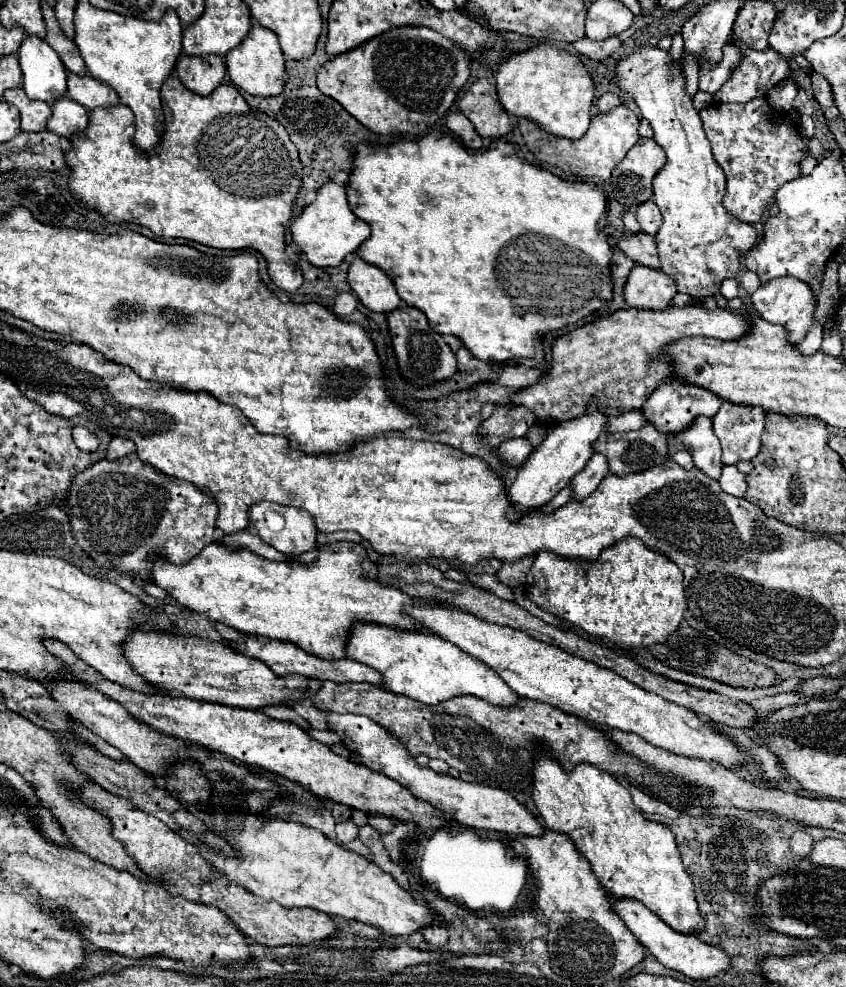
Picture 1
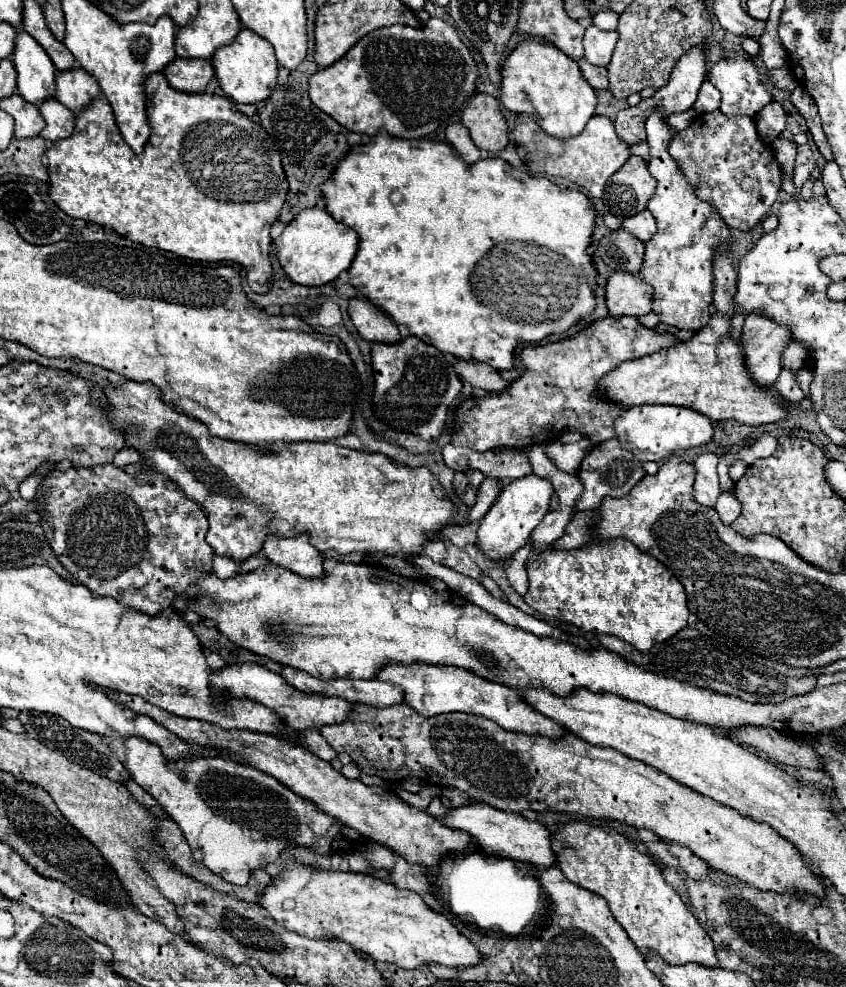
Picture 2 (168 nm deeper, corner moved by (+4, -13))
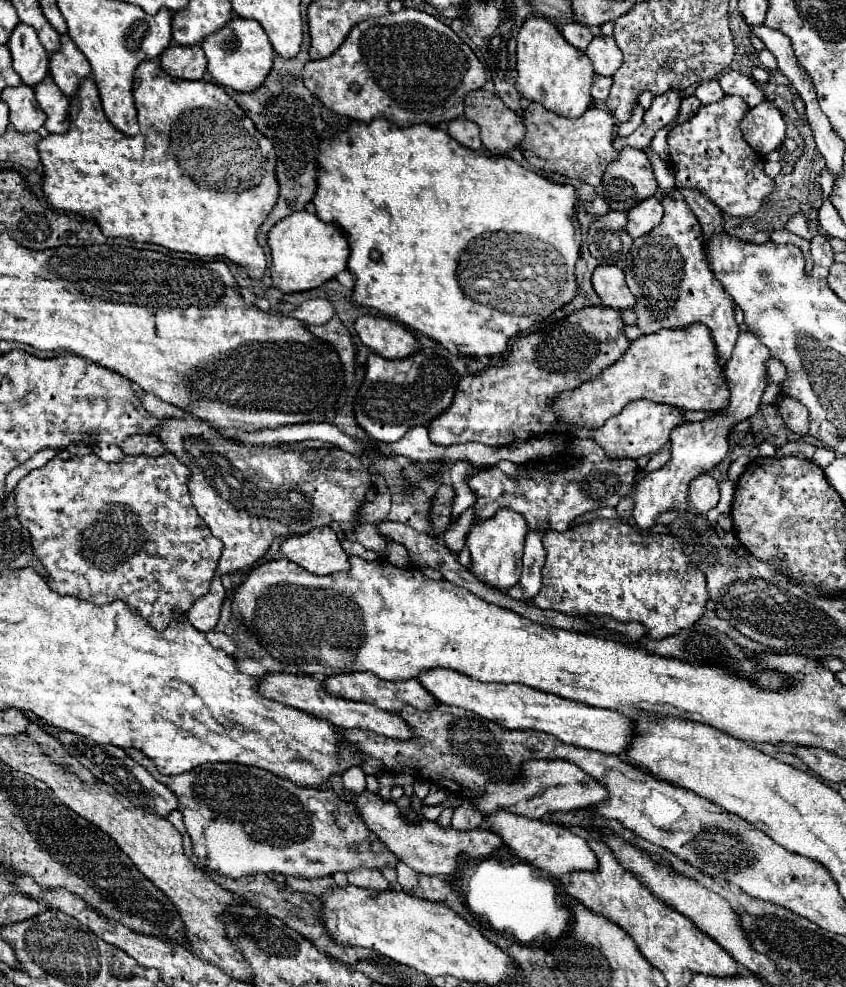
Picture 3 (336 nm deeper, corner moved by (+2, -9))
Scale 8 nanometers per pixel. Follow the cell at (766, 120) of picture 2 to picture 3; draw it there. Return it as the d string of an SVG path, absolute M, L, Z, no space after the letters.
M764 101L746 113L742 119L742 133L754 151L768 155L784 143L786 123L776 105L772 101Z

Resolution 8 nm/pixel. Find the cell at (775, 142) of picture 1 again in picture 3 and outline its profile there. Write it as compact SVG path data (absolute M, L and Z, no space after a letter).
M726 95L718 103L702 105L694 117L676 125L668 135L676 187L700 191L722 213L732 217L754 215L776 187L774 179L764 173L764 157L744 141L740 121L746 113L748 105L742 99Z

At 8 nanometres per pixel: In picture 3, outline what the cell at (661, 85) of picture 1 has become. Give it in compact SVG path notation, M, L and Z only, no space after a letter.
M674 189L670 195L662 193L660 201L664 205L662 223L632 243L630 267L626 267L628 287L638 297L634 307L638 327L642 333L656 333L660 329L680 329L690 323L706 323L712 331L720 363L724 365L730 359L740 333L738 323L734 321L734 303L710 271L702 229L680 189Z

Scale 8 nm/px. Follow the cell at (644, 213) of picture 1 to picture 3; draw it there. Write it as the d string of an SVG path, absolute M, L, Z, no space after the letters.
M658 197L644 199L642 203L634 205L634 207L628 211L626 231L628 231L632 237L642 237L642 235L646 235L648 231L652 231L652 229L660 223L662 215L664 215L664 207L662 207L662 203L658 201Z

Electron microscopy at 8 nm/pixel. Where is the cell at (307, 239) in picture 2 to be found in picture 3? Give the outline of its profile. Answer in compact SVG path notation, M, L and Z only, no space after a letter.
M298 211L280 219L268 233L268 245L272 249L272 283L284 293L314 289L328 279L334 279L346 269L350 255L344 233L336 225L324 223L308 211Z

